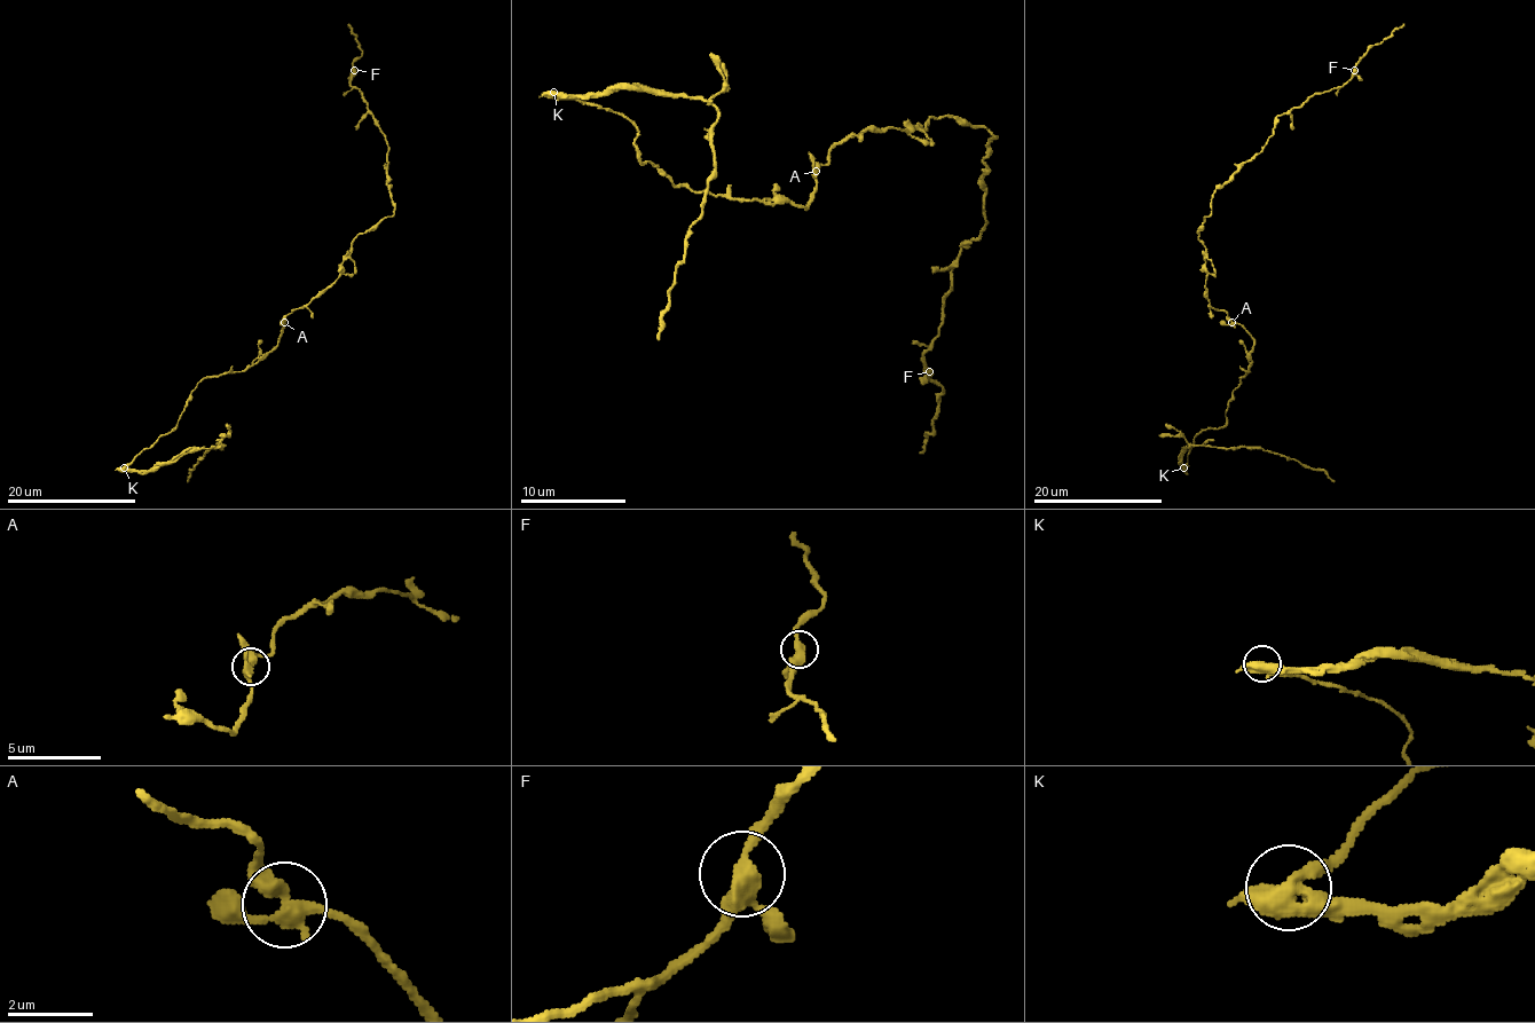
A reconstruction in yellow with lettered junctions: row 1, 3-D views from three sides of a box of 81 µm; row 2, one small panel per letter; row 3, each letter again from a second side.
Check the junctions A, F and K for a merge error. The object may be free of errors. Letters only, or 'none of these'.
K

